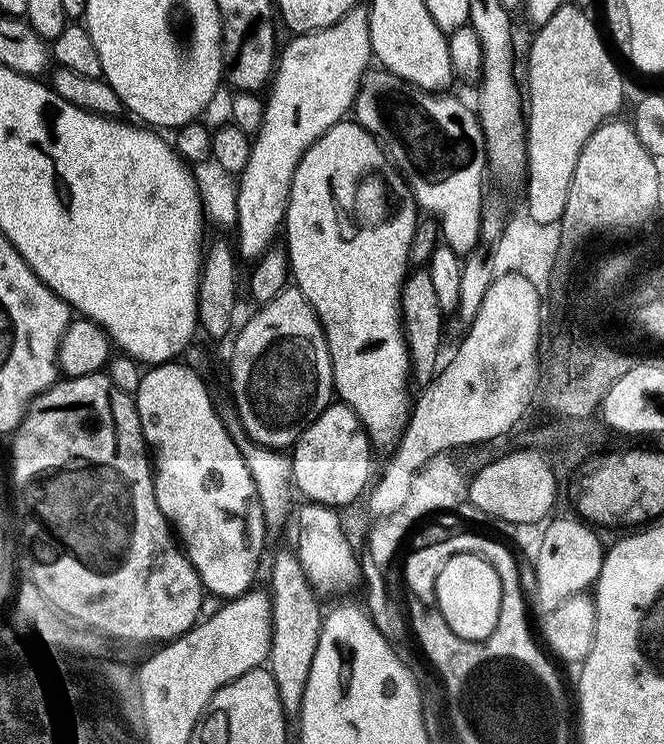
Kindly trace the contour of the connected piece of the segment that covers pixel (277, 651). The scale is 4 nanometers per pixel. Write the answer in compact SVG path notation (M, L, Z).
M288 545L275 550L270 564L269 597L272 601L272 640L268 668L275 680L281 709L288 714L300 711L309 680L310 666L323 624L323 611L317 593L310 587L301 562L295 551Z

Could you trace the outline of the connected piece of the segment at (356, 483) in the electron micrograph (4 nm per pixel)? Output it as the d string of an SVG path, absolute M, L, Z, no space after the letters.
M333 402L318 418L314 418L314 422L310 422L310 426L291 449L290 459L294 470L296 491L301 497L305 496L308 499L305 501L313 505L340 510L343 504L352 504L360 495L361 497L365 495L364 487L367 486L368 475L372 472L372 455L374 449L368 438L368 431L356 417L354 410L343 402Z

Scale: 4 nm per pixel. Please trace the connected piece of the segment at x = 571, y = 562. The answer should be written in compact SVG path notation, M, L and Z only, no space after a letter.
M583 519L556 520L540 536L540 549L536 552L536 596L547 606L555 606L580 593L587 593L600 576L605 549L593 529Z

